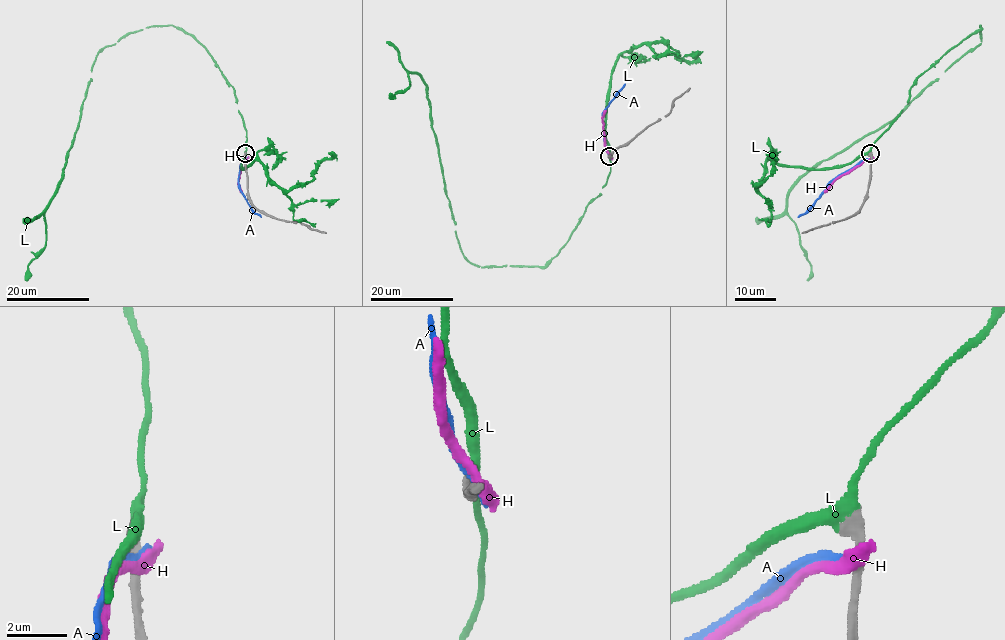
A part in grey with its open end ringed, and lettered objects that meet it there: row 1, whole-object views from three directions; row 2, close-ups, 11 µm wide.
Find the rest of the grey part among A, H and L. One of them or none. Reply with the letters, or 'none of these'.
L

